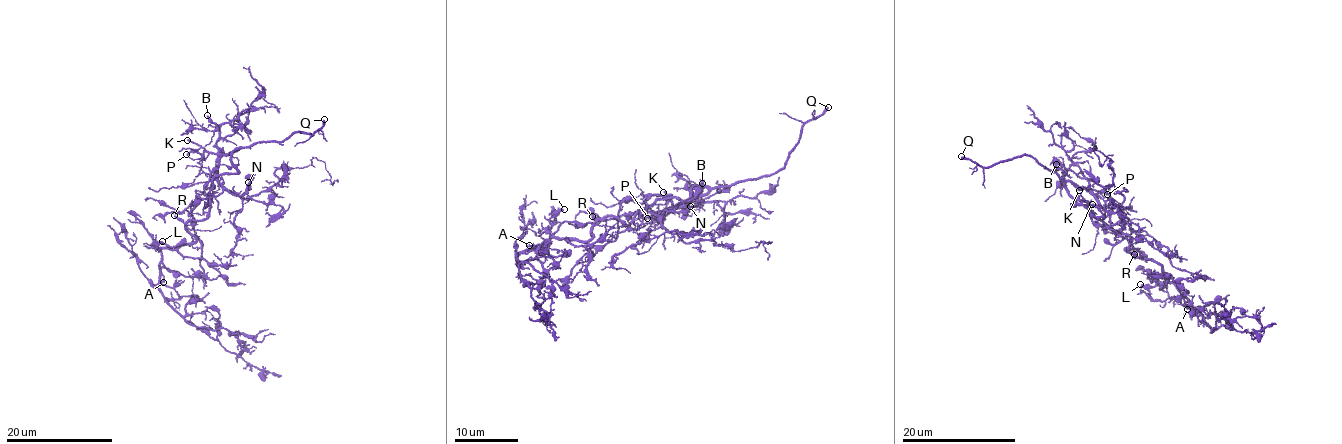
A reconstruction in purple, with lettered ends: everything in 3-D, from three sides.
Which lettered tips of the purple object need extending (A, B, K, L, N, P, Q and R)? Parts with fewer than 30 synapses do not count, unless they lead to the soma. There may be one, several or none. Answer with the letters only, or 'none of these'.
Q

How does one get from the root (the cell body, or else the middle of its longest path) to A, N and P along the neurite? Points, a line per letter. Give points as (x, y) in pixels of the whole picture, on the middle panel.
A: (597, 221), (592, 227), (593, 237), (588, 240), (579, 242), (554, 237), (532, 248), (533, 245), (529, 245)
N: (597, 221), (613, 215), (625, 225), (641, 211), (661, 216), (665, 210), (683, 211), (690, 206)
P: (597, 221), (613, 215), (625, 225), (641, 211), (662, 216), (678, 206), (668, 207), (661, 219), (647, 218)

